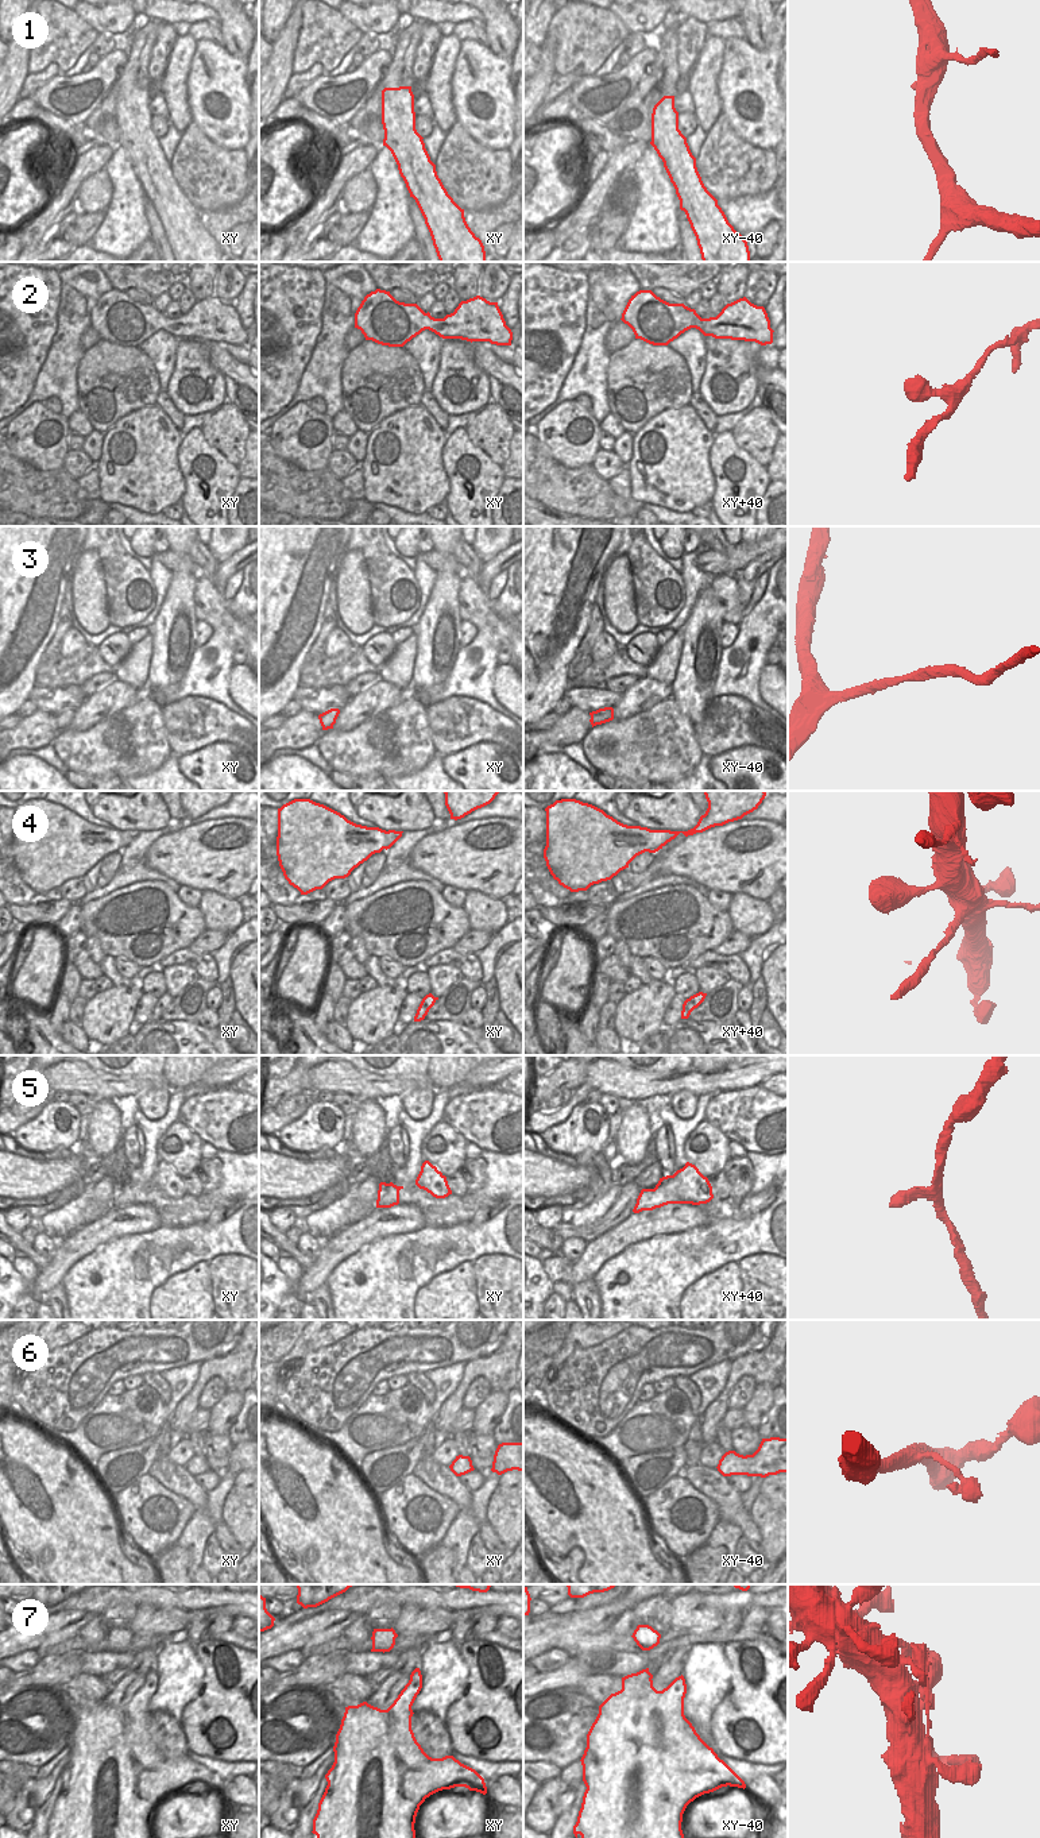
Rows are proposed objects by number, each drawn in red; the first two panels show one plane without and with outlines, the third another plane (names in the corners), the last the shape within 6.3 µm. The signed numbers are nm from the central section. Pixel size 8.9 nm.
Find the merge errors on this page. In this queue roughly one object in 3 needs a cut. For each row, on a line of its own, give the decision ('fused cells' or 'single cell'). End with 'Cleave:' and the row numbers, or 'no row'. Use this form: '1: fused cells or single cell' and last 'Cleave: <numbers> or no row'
1: single cell
2: single cell
3: single cell
4: fused cells
5: single cell
6: single cell
7: single cell
Cleave: 4

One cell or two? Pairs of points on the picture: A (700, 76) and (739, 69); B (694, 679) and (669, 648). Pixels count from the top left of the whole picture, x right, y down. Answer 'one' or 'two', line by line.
A: two
B: two

